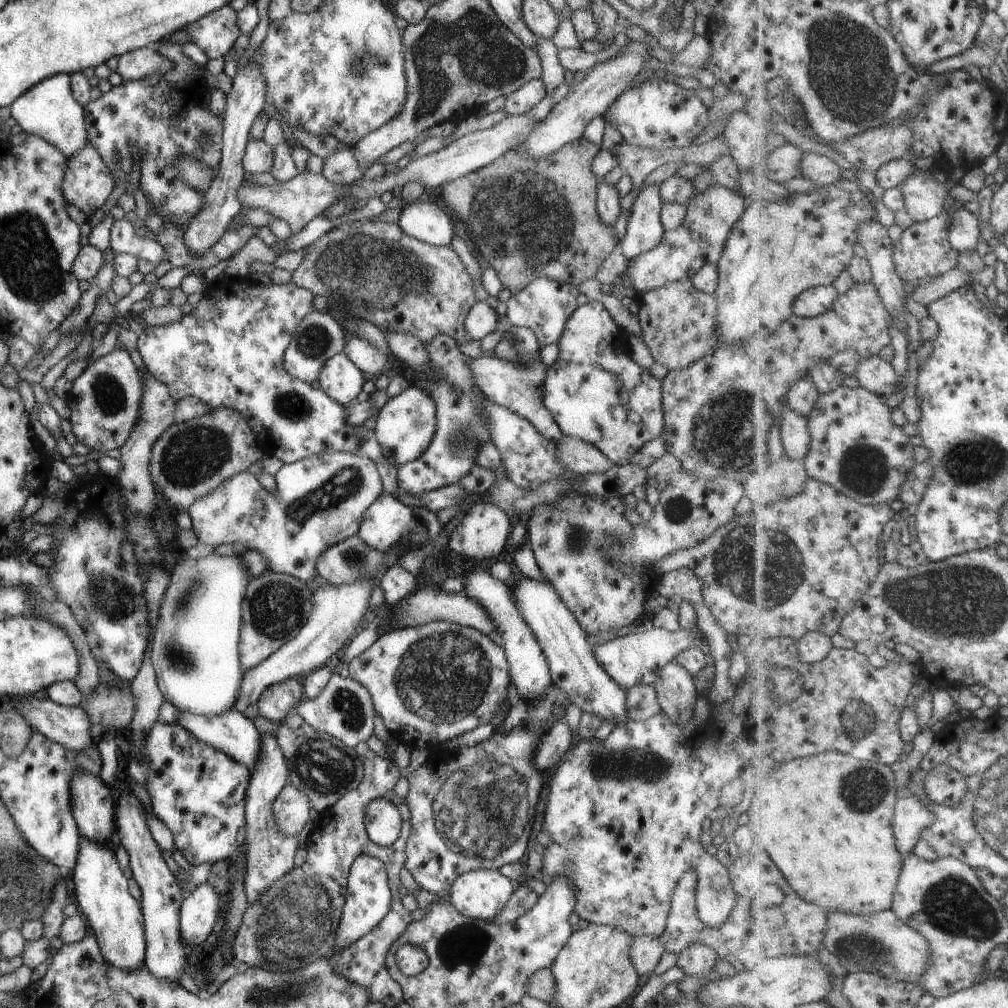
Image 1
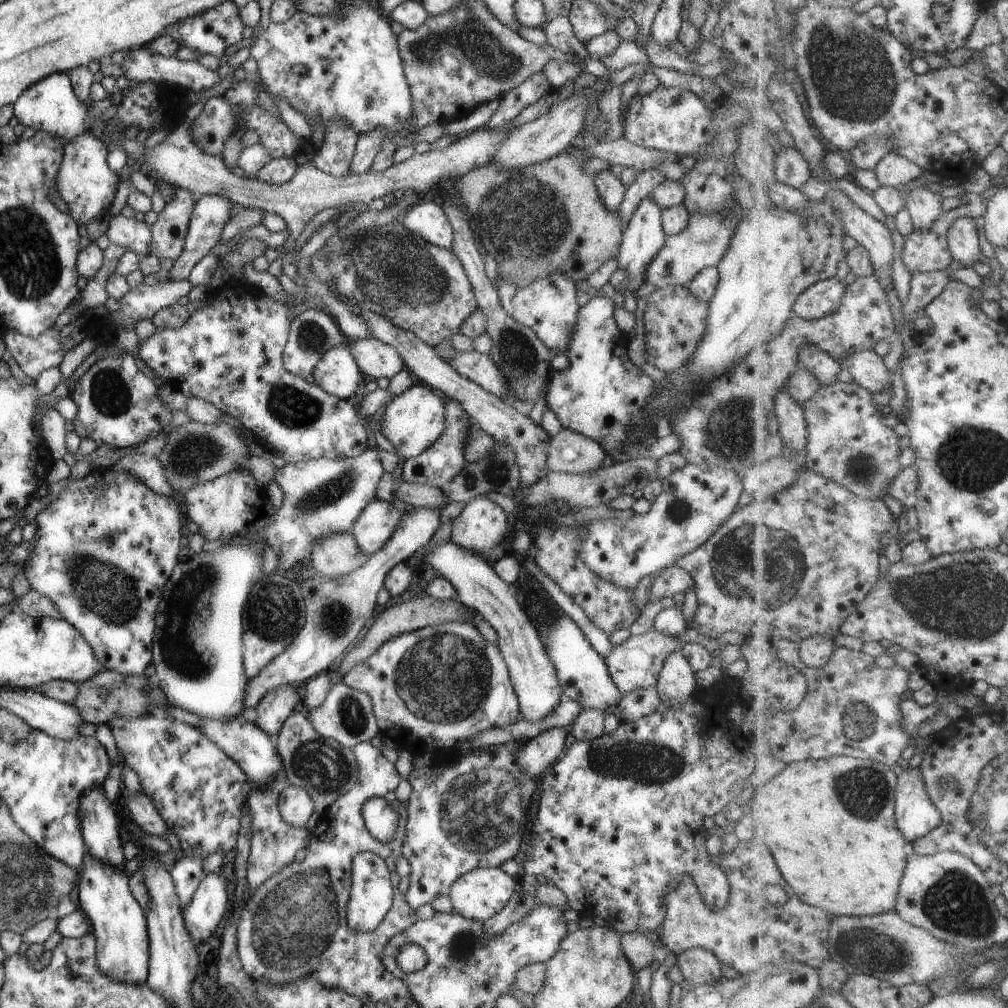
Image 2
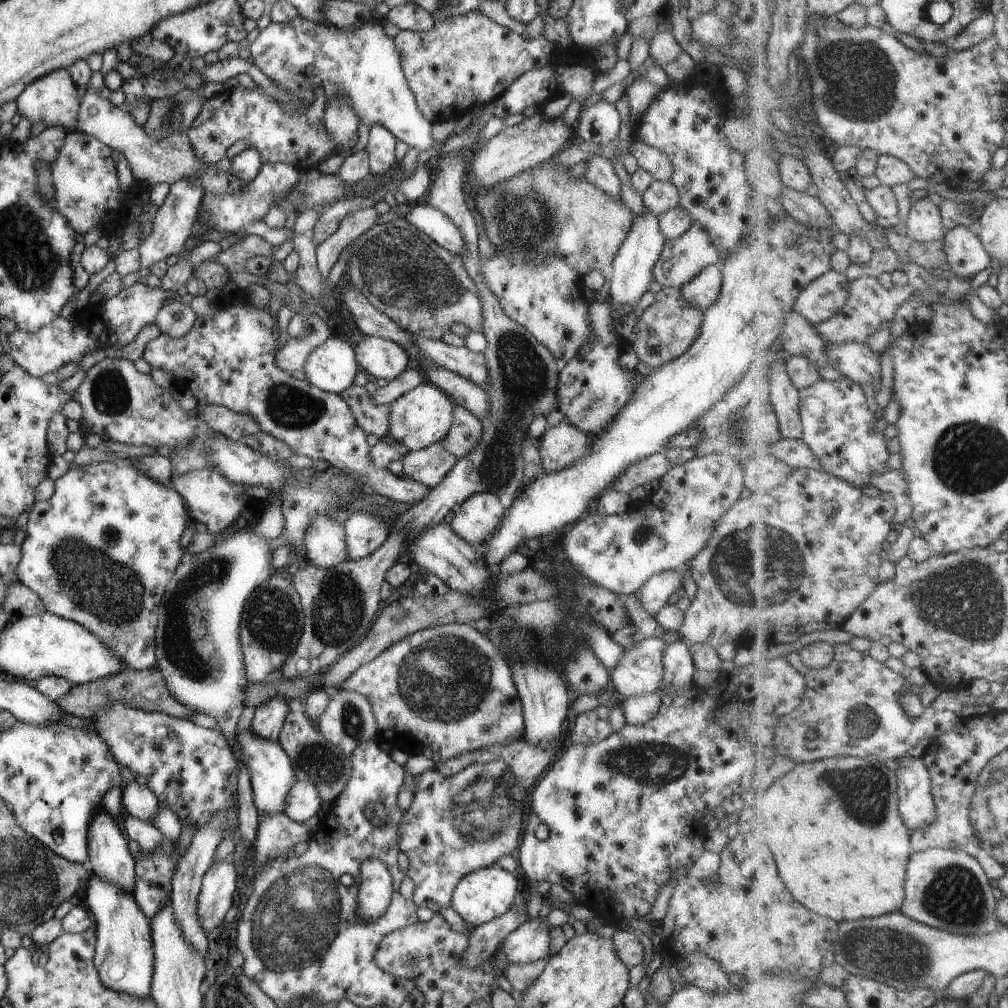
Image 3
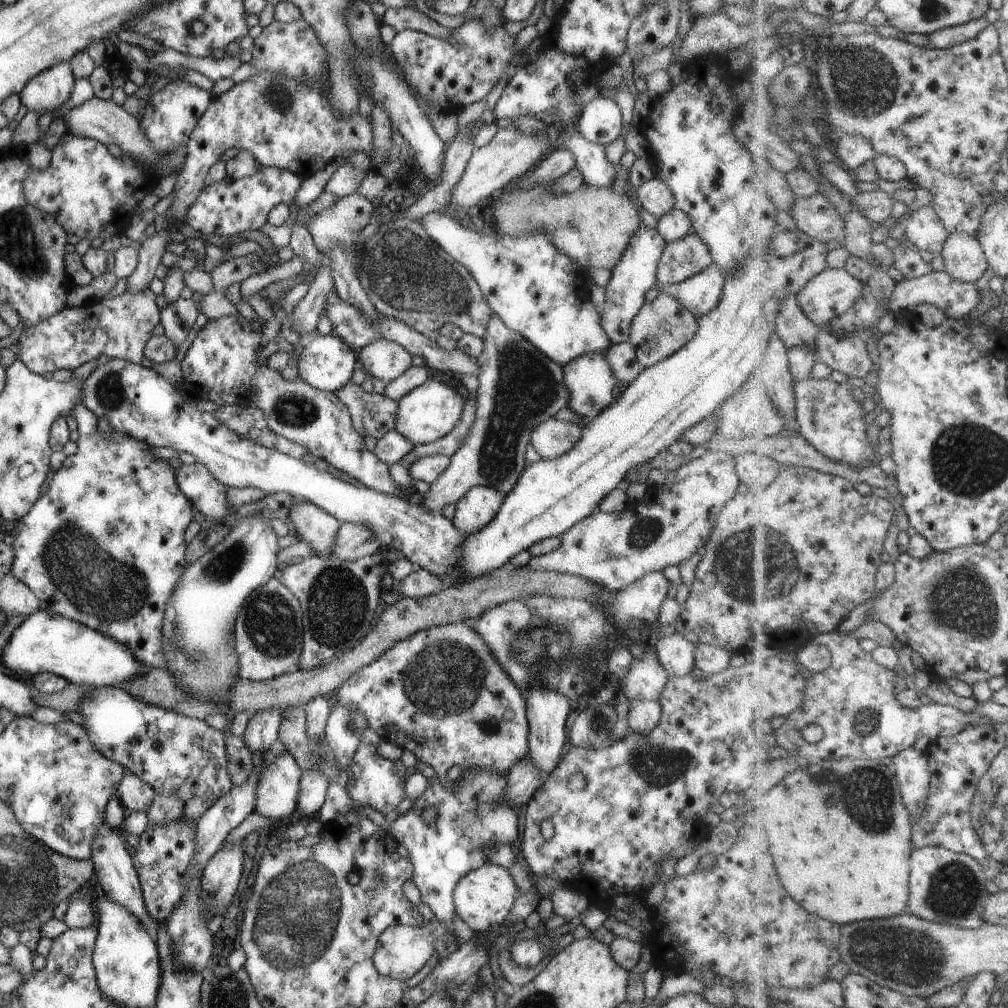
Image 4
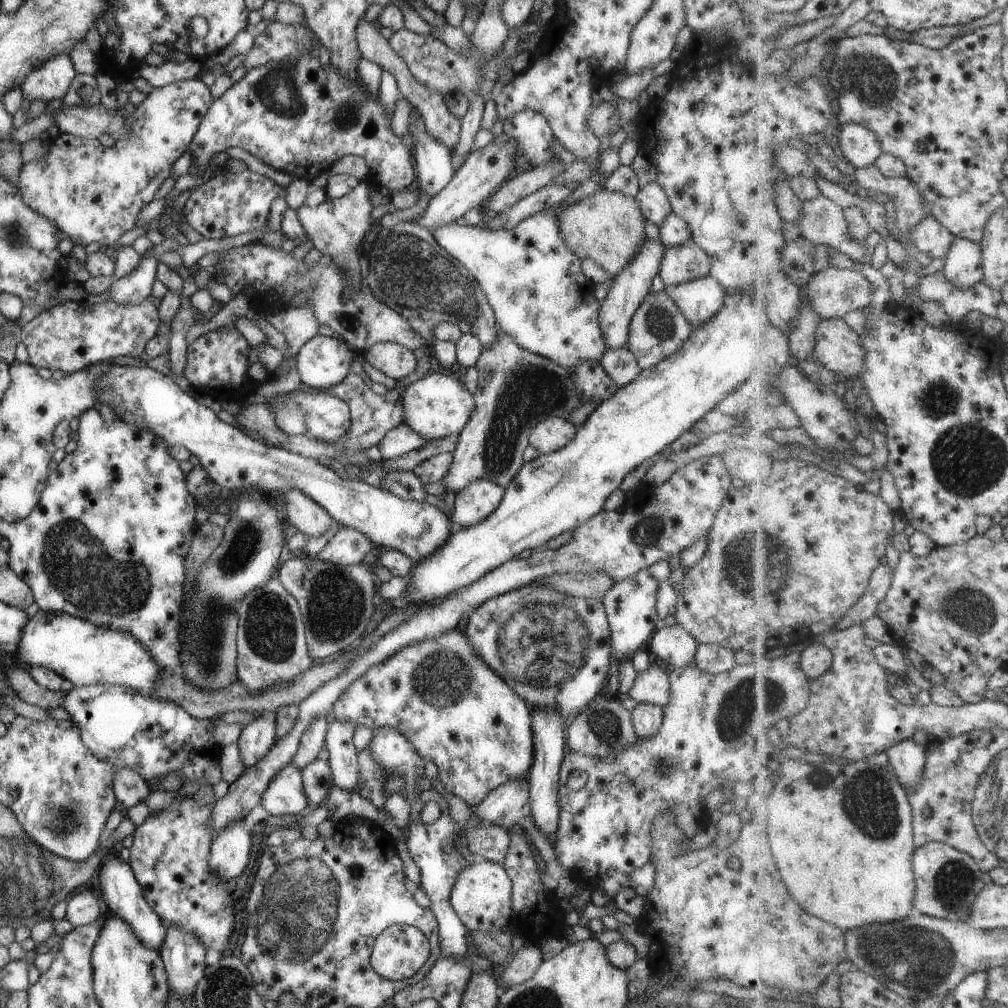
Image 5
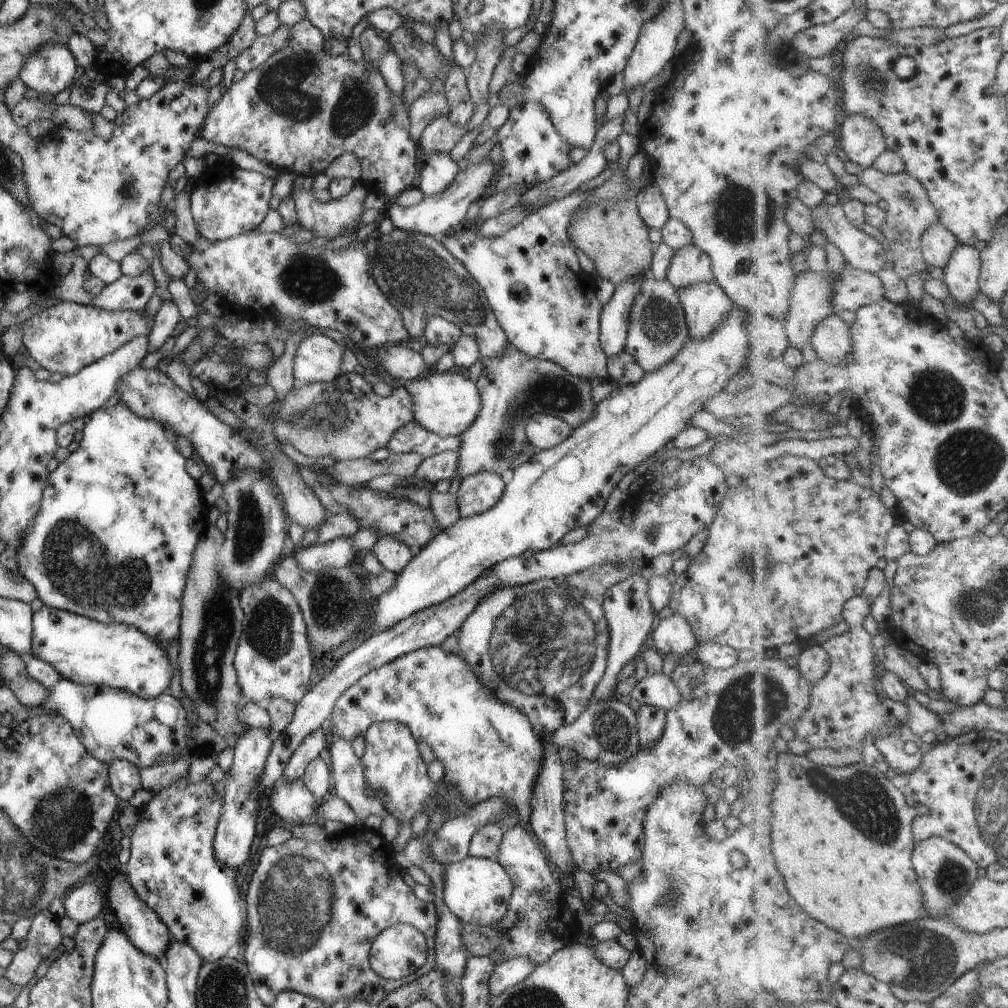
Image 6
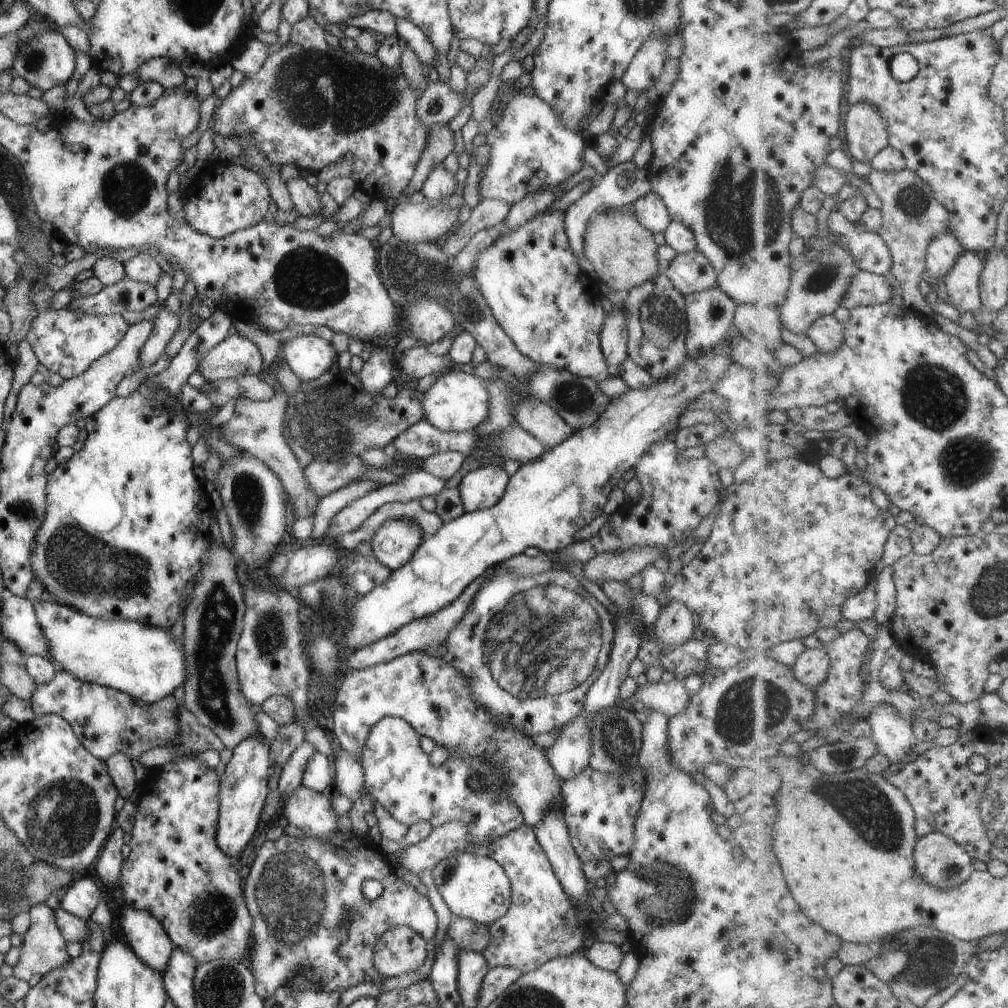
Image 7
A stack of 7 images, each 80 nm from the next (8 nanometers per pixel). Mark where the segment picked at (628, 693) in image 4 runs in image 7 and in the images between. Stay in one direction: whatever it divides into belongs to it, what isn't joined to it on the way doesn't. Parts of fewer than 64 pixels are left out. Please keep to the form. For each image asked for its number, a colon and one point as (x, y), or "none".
5: (651, 685)
6: (657, 690)
7: (669, 698)

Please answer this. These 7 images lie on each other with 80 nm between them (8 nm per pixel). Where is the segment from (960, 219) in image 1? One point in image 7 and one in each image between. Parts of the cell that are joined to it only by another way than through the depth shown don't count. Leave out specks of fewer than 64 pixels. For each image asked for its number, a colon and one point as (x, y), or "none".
2: (963, 238)
3: (966, 254)
4: (964, 257)
5: (963, 266)
6: (962, 275)
7: (962, 283)

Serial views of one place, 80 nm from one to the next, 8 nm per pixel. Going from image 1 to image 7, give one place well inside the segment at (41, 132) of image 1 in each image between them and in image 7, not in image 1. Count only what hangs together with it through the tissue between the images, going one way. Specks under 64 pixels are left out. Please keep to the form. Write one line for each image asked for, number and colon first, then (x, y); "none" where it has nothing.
2: (49, 105)
3: (51, 99)
4: (47, 91)
5: (50, 80)
6: (50, 69)
7: (45, 60)

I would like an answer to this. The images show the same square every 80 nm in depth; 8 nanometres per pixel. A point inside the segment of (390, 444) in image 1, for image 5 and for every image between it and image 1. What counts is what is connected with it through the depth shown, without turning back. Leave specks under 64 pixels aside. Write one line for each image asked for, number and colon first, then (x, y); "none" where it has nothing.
2: (411, 421)
3: (423, 415)
4: (427, 412)
5: (437, 405)

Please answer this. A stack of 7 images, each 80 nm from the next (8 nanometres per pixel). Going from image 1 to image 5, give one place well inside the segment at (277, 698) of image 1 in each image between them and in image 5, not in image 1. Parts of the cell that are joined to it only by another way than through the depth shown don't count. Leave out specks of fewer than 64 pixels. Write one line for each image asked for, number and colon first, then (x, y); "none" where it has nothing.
2: (275, 705)
3: (268, 717)
4: (261, 730)
5: (256, 738)

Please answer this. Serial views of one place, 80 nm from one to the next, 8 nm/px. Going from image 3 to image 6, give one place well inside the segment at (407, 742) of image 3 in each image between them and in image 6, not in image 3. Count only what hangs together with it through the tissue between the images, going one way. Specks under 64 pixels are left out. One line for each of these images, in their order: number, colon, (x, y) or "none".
4: (439, 693)
5: (455, 712)
6: (487, 748)

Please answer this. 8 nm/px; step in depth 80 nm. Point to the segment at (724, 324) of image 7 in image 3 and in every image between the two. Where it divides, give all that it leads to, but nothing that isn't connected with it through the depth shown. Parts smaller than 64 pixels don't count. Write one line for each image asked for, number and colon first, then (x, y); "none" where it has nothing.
3: (701, 290)
4: (699, 293)
5: (698, 299)
6: (705, 305)

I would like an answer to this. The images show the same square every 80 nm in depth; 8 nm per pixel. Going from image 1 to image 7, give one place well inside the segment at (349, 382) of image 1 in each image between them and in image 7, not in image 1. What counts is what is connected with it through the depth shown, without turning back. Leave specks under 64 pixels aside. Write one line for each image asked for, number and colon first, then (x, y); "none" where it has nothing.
2: (336, 372)
3: (331, 366)
4: (326, 362)
5: (321, 362)
6: (316, 360)
7: (308, 357)

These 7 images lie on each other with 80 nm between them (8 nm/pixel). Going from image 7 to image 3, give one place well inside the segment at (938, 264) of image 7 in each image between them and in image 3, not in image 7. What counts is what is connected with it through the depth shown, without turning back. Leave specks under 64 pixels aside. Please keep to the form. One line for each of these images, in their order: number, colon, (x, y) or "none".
3: (924, 222)
4: (923, 227)
5: (929, 236)
6: (937, 243)

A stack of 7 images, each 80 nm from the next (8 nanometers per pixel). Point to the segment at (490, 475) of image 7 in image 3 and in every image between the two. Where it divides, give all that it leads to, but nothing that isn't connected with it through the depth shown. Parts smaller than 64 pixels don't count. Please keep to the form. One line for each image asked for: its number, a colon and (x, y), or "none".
3: (474, 520)
4: (479, 504)
5: (474, 502)
6: (476, 493)

